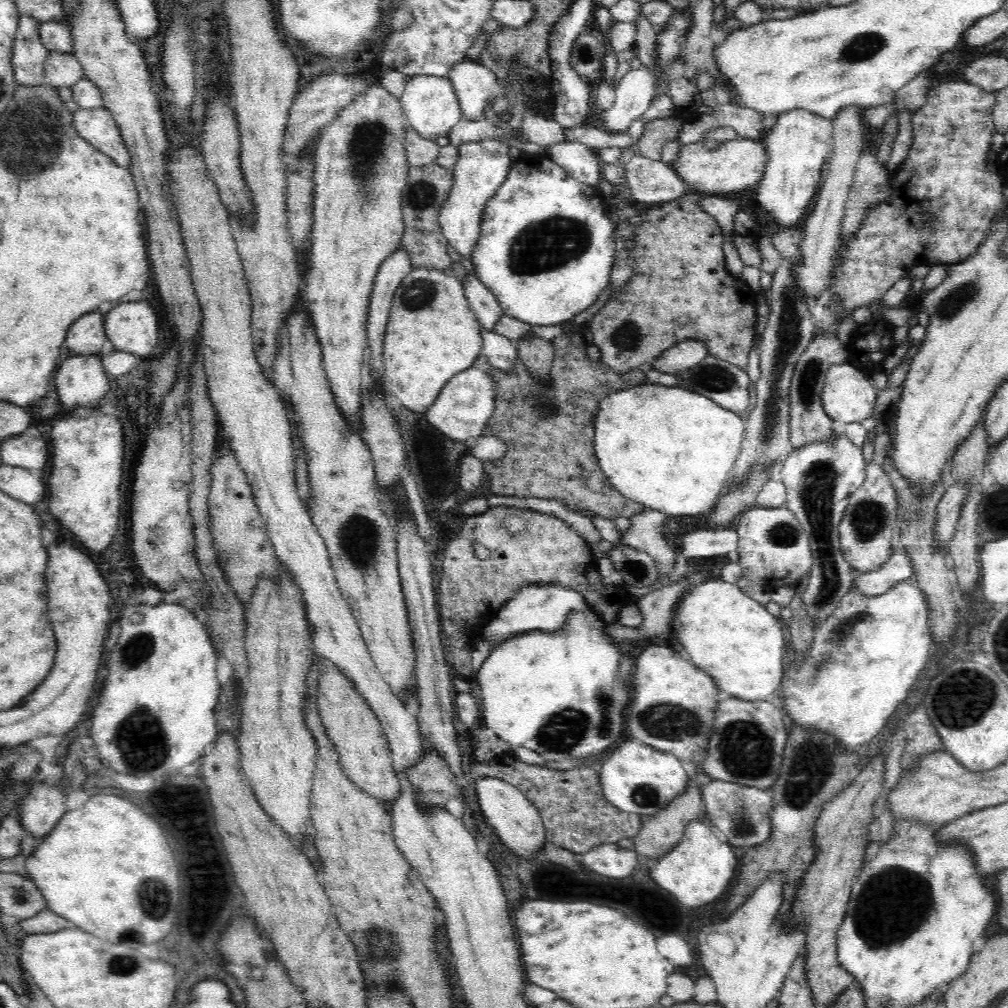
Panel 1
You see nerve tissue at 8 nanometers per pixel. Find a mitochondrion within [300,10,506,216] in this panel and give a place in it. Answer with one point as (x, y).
(366, 148)

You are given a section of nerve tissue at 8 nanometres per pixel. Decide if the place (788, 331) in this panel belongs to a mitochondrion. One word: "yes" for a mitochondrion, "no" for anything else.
yes

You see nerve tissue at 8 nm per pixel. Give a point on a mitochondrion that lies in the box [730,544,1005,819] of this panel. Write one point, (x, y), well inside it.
(961, 699)

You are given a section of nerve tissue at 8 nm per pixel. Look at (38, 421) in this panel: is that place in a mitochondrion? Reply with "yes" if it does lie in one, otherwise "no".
no

